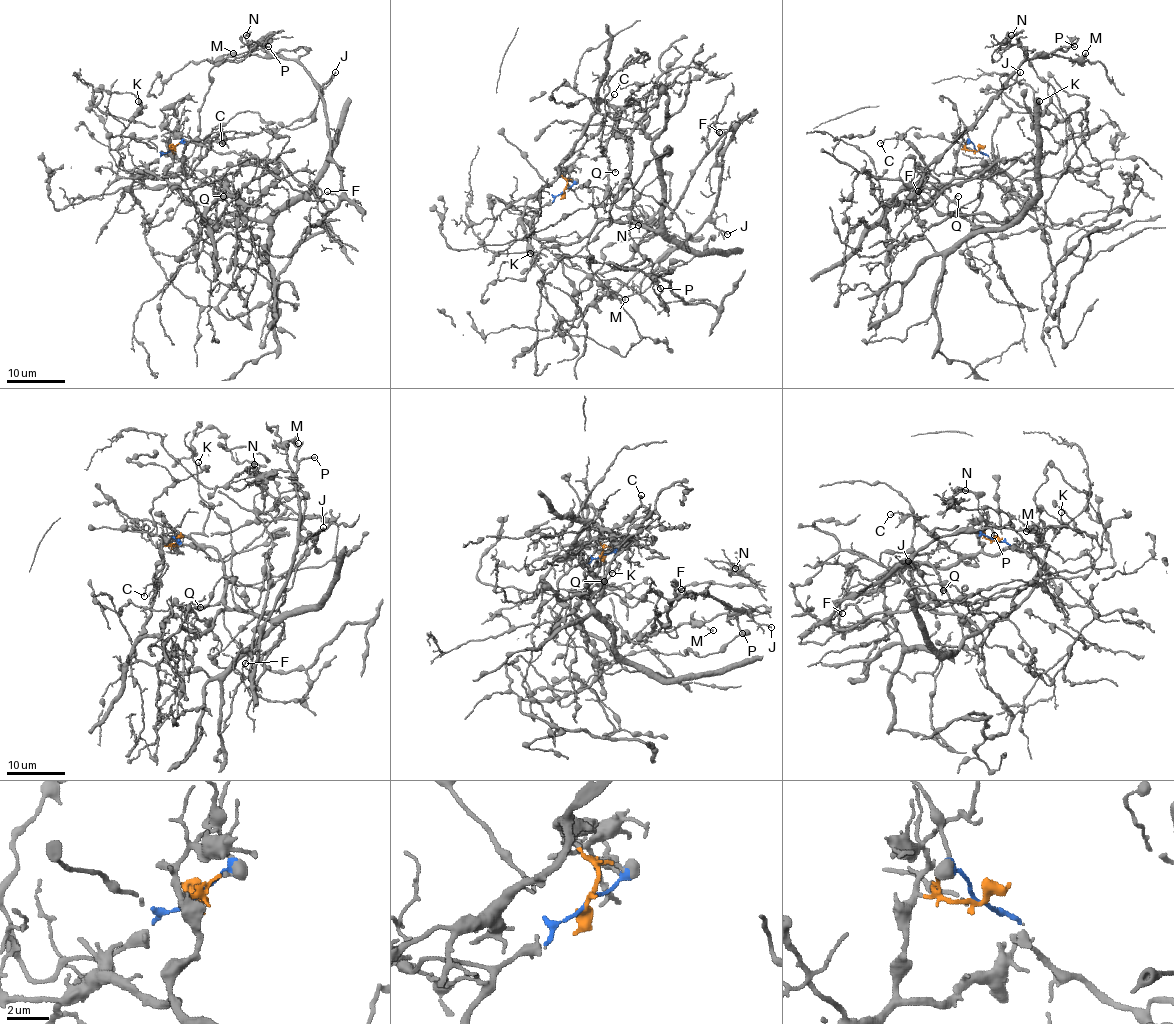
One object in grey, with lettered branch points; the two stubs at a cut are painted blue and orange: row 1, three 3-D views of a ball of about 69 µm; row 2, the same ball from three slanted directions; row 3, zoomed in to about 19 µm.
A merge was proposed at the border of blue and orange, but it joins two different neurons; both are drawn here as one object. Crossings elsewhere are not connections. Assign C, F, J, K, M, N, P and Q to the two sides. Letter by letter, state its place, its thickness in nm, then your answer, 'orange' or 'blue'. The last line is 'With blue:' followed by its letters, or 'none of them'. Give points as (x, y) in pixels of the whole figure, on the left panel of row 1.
C: (222, 143) | 140 nm | orange
F: (327, 191) | 130 nm | blue
J: (335, 72) | 170 nm | blue
K: (138, 101) | 120 nm | blue
M: (233, 53) | 130 nm | blue
N: (246, 35) | 150 nm | blue
P: (268, 46) | 200 nm | blue
Q: (223, 196) | 170 nm | orange
With blue: F, J, K, M, N, P

